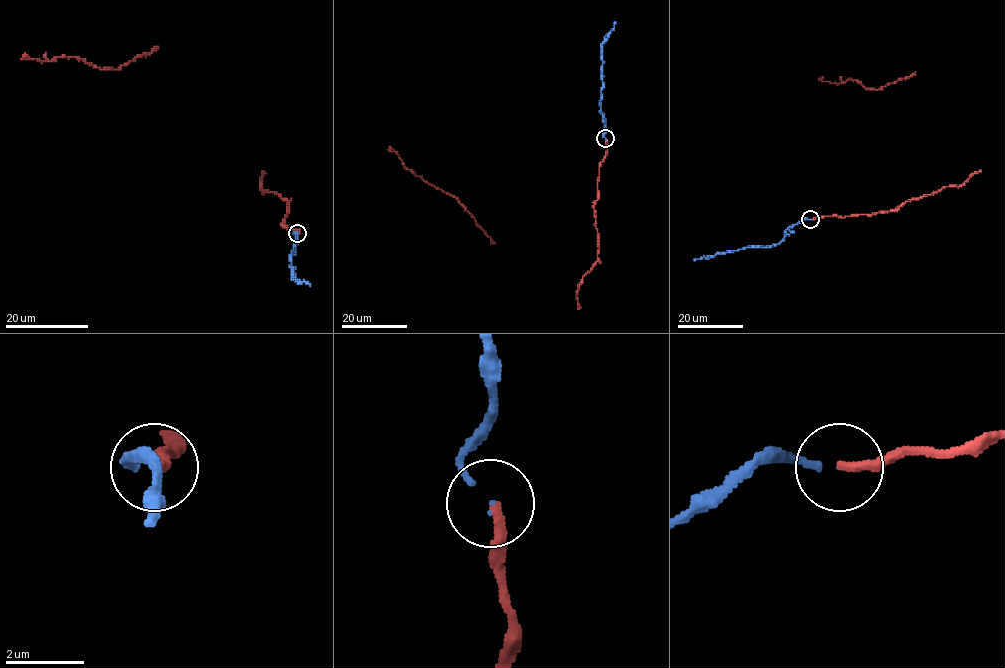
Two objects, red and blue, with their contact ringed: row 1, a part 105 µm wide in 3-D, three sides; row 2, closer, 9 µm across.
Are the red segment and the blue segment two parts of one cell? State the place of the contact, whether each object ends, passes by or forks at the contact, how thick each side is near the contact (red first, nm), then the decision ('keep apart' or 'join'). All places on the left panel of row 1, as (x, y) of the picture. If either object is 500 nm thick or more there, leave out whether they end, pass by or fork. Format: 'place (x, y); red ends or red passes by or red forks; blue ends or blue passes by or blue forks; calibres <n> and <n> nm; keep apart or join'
place (297, 233); red ends; blue ends; calibres 240 and 110 nm; join

